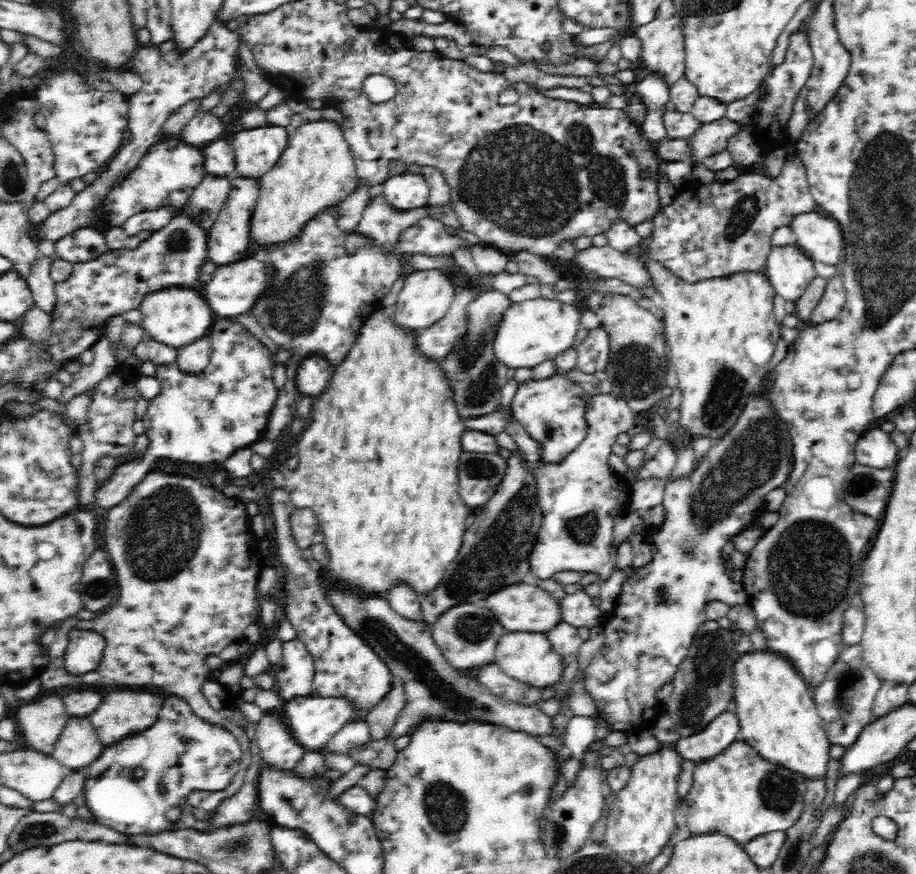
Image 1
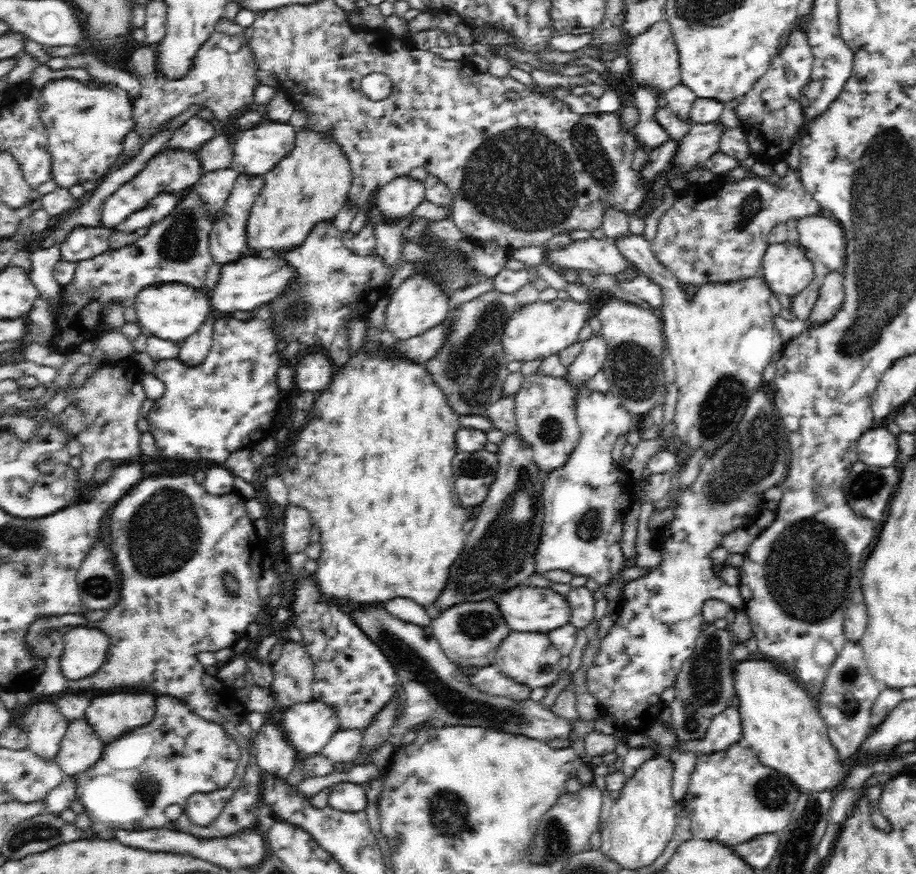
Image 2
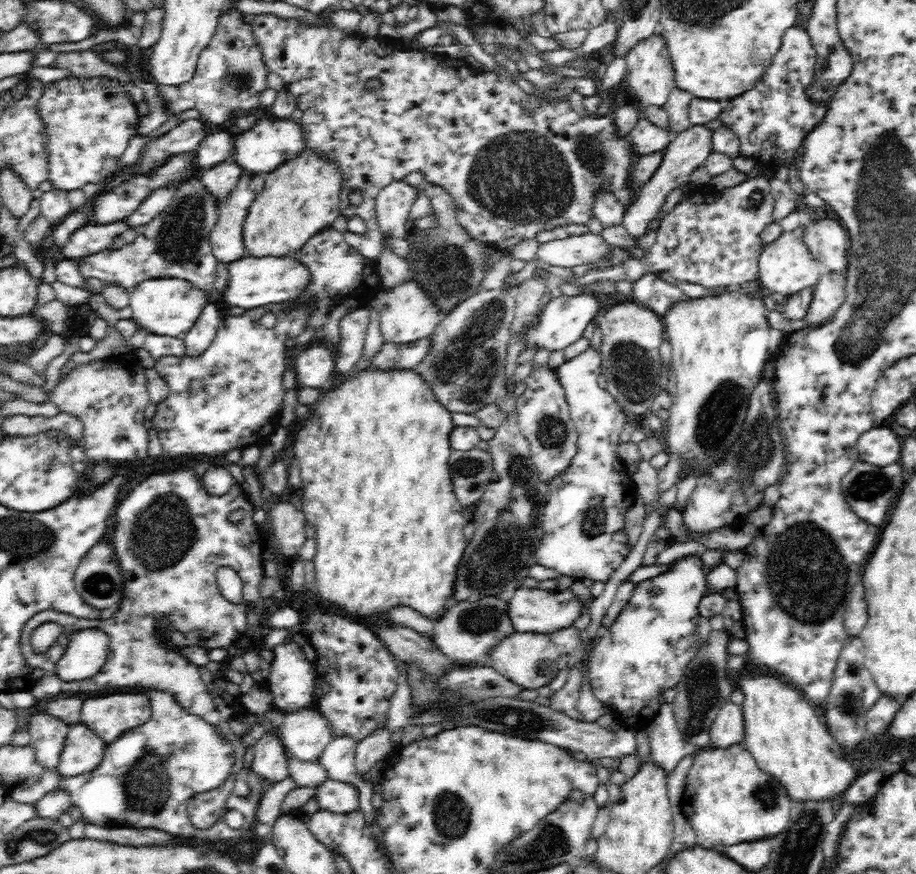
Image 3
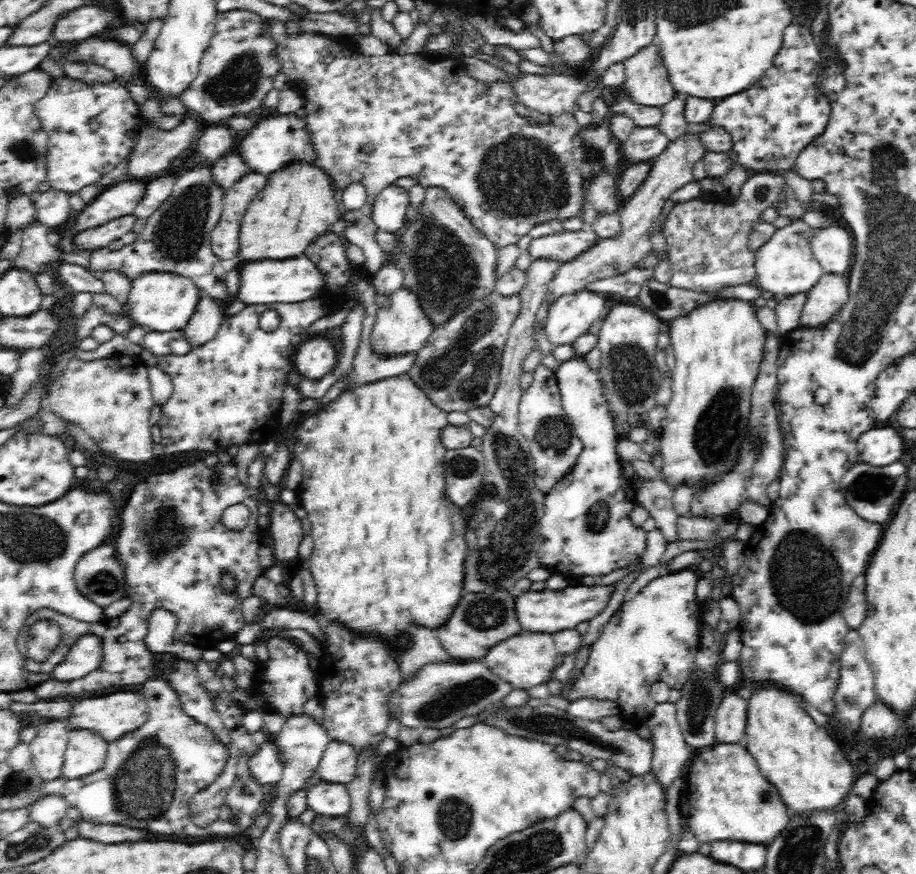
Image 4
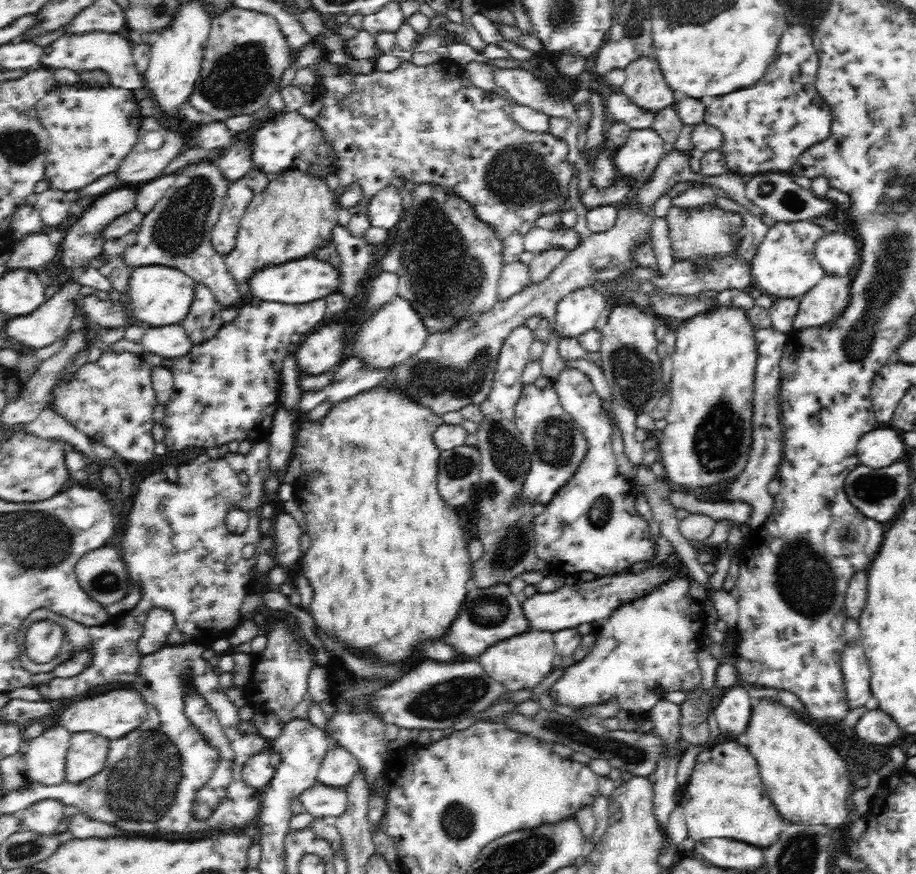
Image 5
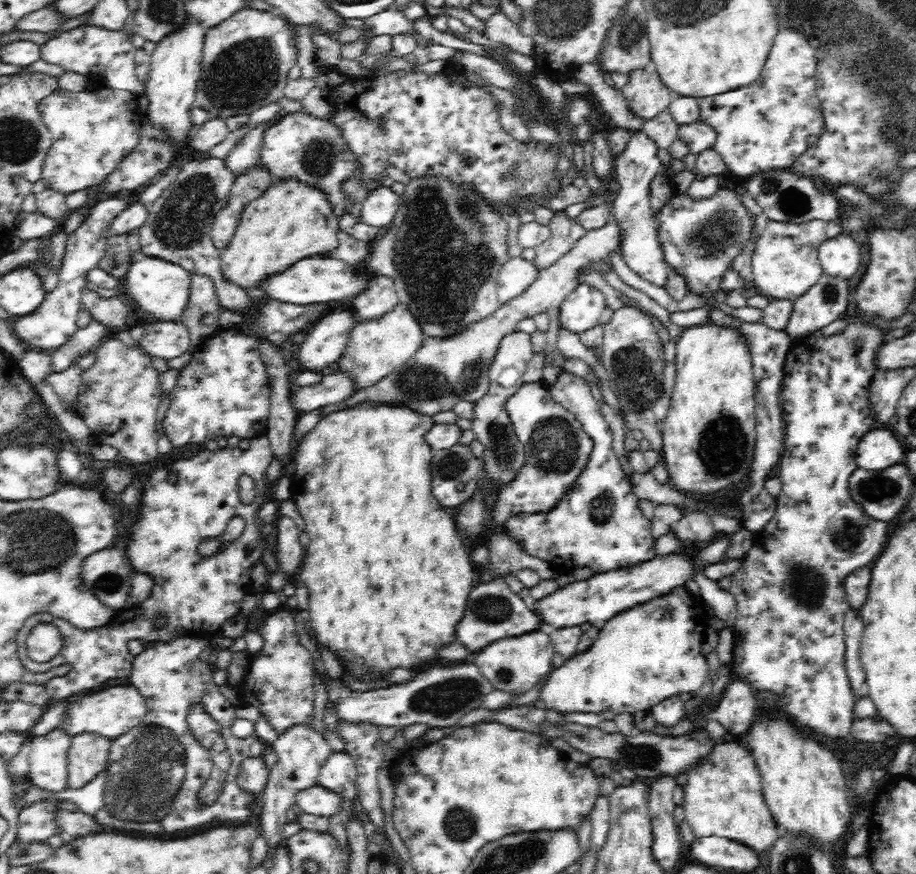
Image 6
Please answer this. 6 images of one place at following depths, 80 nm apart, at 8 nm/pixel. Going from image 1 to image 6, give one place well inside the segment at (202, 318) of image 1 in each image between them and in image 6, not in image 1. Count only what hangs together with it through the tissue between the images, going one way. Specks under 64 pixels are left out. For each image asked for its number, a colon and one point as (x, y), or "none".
2: (169, 310)
3: (168, 306)
4: (159, 301)
5: (159, 294)
6: (161, 287)

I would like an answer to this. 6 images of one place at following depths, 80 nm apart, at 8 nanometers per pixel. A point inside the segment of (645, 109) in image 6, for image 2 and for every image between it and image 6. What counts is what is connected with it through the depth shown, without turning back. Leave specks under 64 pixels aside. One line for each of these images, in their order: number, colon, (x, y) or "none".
2: (653, 64)
3: (649, 73)
4: (646, 83)
5: (645, 87)

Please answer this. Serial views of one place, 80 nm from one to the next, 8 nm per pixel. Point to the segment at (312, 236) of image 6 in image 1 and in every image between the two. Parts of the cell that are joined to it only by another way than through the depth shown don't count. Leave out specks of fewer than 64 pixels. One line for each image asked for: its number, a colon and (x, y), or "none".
1: (316, 173)
2: (307, 188)
3: (300, 199)
4: (298, 204)
5: (295, 216)

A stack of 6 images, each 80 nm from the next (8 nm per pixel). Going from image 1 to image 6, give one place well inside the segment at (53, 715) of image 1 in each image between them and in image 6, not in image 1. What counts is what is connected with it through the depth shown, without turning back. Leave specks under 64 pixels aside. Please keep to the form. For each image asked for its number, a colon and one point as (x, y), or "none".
2: (45, 726)
3: (48, 735)
4: (47, 750)
5: (46, 756)
6: (48, 760)

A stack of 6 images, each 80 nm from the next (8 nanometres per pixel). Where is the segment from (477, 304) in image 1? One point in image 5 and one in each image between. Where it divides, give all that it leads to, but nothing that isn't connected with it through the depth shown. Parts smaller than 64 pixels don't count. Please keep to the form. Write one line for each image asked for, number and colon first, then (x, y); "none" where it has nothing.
2: (470, 369)
3: (465, 367)
4: (457, 369)
5: (454, 368)

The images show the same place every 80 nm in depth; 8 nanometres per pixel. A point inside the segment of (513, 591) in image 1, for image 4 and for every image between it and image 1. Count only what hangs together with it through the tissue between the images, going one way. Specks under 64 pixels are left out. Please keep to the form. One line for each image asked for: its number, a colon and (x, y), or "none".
2: (540, 610)
3: (539, 611)
4: (549, 612)

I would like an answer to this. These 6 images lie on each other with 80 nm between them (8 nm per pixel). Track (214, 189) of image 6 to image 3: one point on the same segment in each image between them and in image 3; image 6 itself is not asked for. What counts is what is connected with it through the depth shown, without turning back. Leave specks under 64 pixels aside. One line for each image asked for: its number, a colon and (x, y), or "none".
3: (176, 243)
4: (176, 238)
5: (177, 231)

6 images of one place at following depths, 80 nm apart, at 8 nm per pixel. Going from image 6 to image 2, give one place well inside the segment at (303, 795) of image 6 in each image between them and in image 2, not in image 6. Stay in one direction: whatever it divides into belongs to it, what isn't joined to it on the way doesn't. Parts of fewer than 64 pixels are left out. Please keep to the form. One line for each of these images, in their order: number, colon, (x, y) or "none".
2: (345, 796)
3: (332, 796)
4: (328, 799)
5: (320, 800)

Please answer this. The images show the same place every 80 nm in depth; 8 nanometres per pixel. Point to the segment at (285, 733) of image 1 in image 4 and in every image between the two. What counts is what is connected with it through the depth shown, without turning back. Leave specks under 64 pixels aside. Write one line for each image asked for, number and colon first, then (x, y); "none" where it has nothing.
2: (275, 757)
3: (270, 761)
4: (264, 768)

